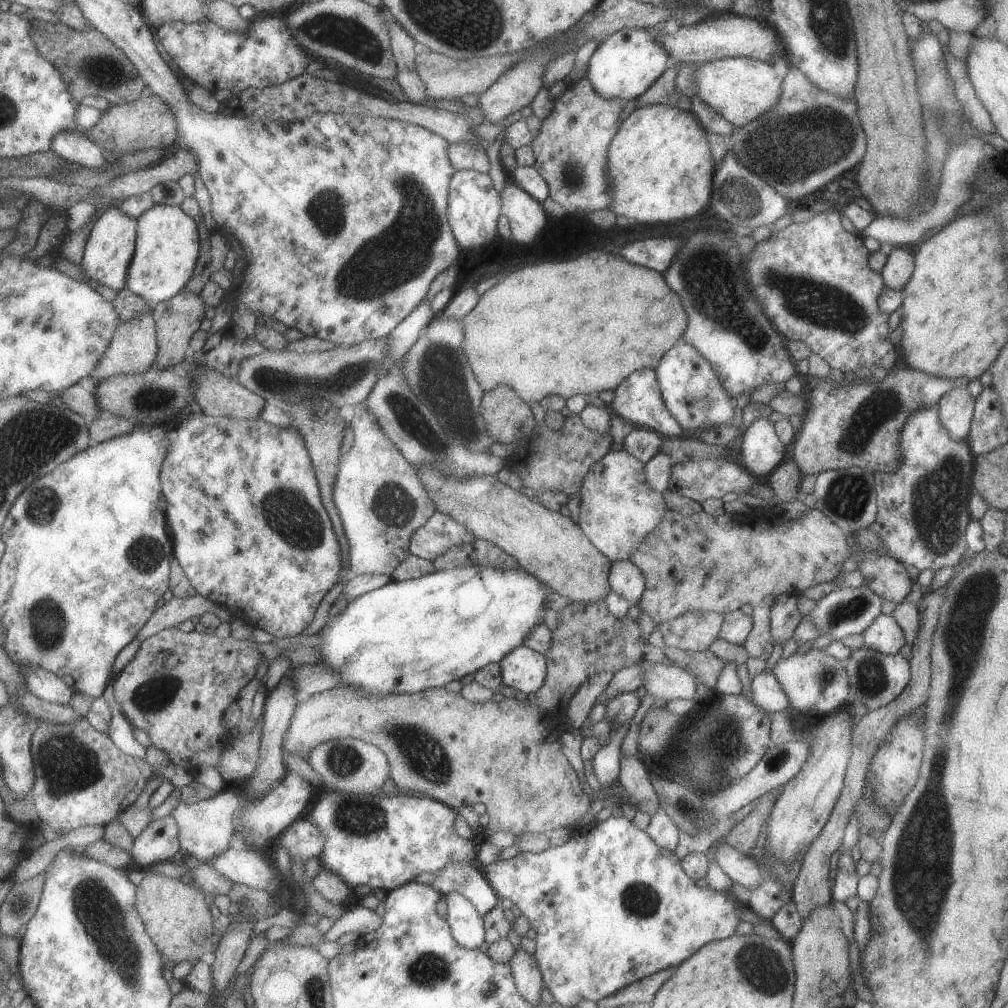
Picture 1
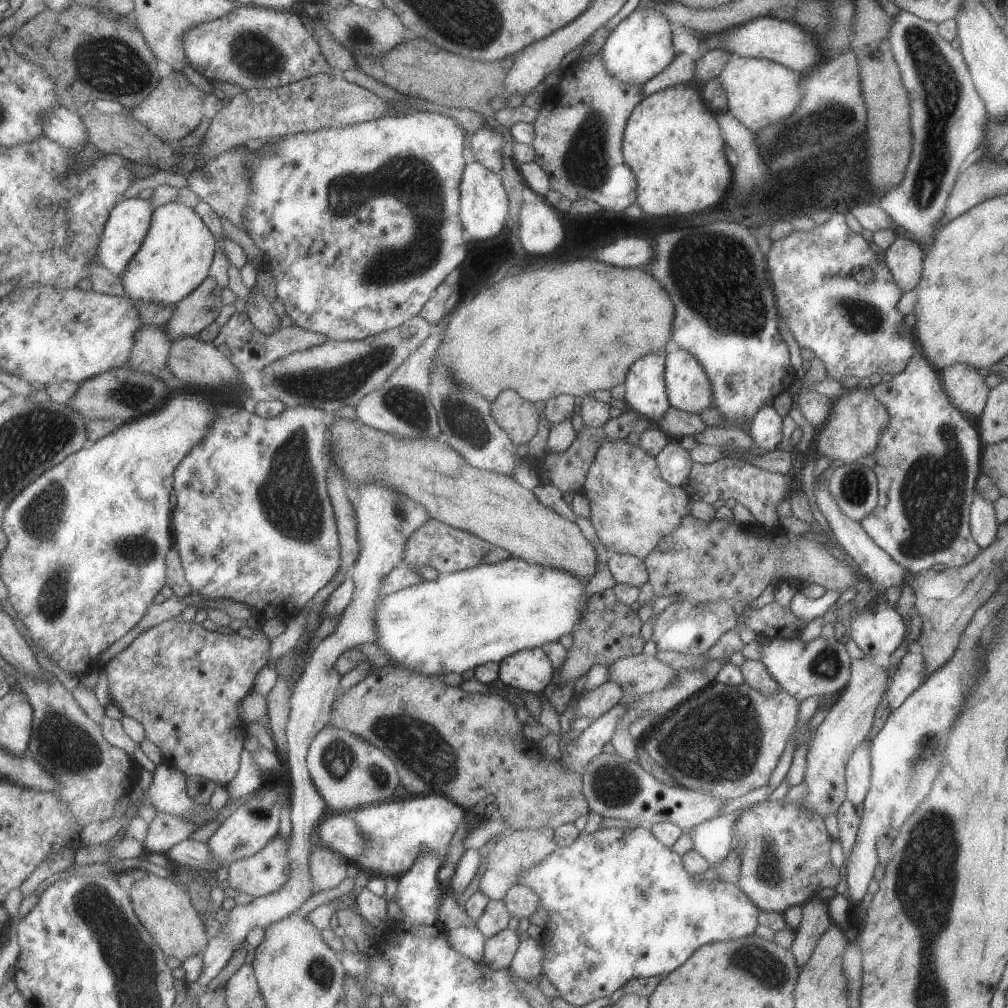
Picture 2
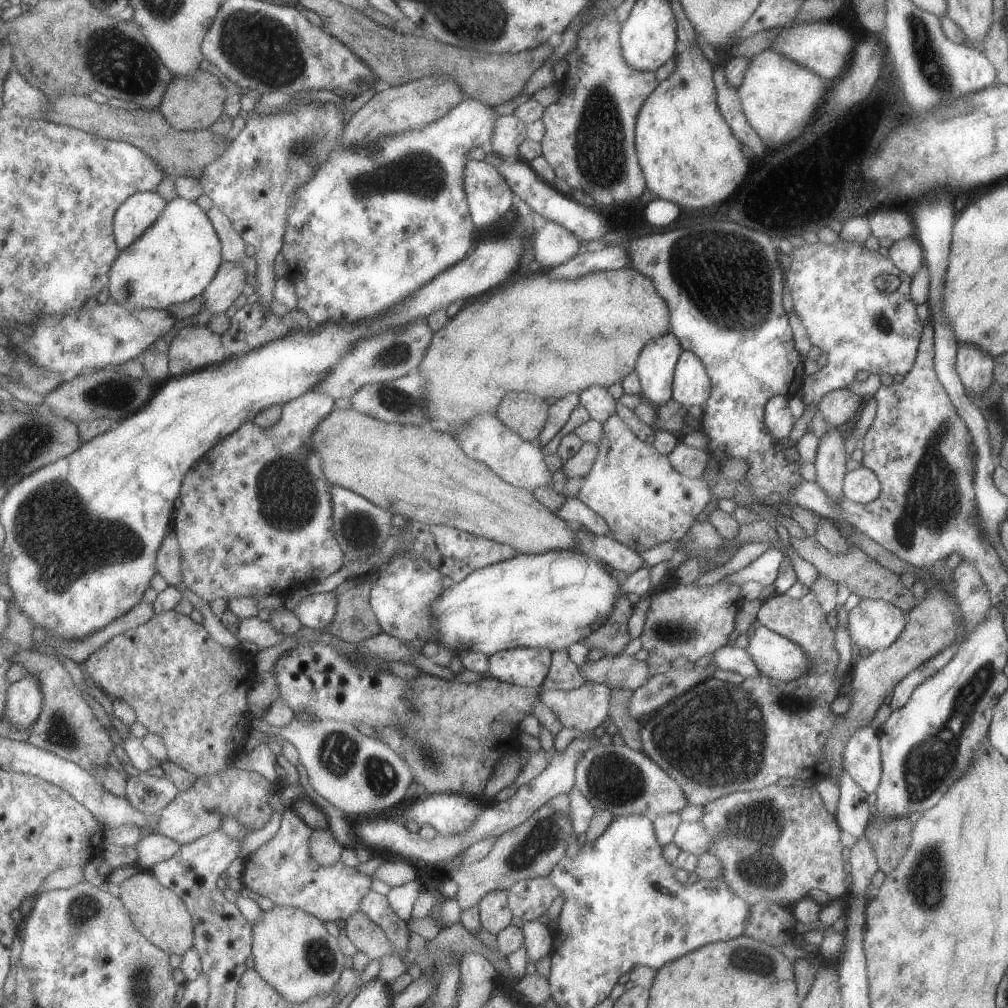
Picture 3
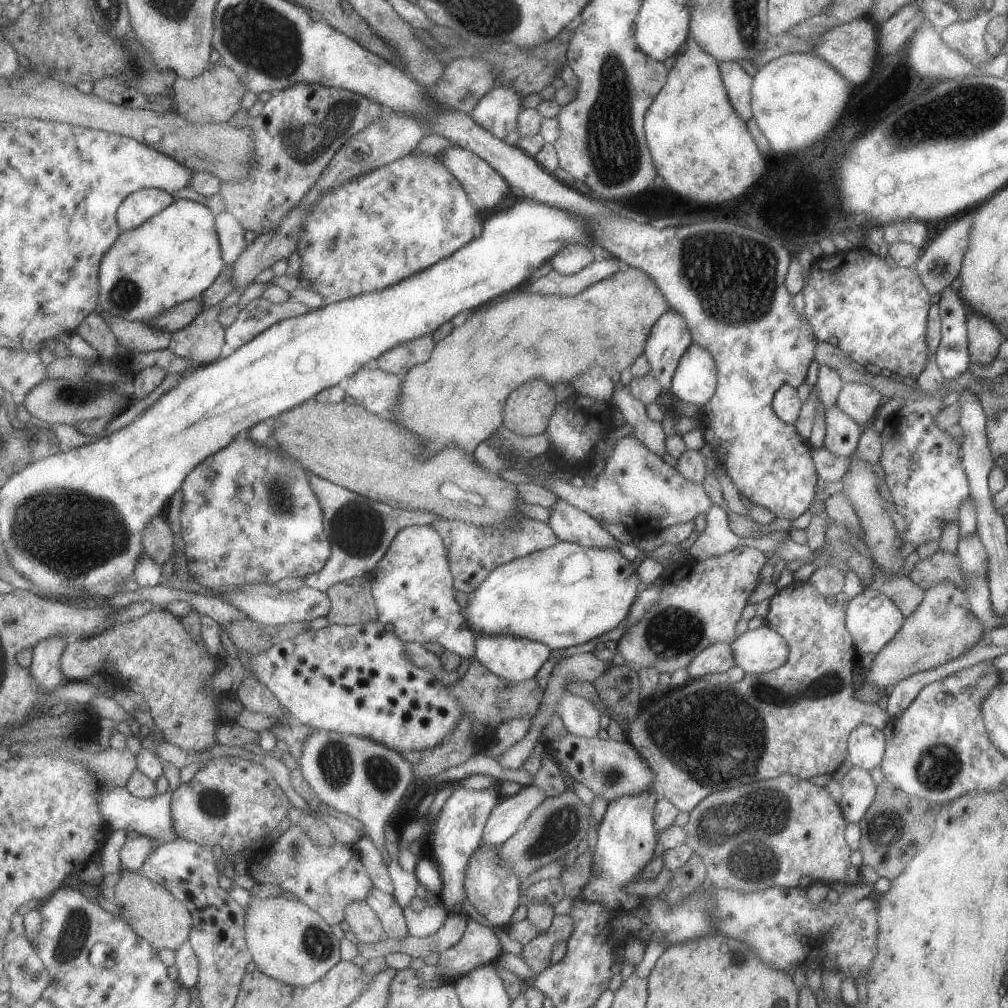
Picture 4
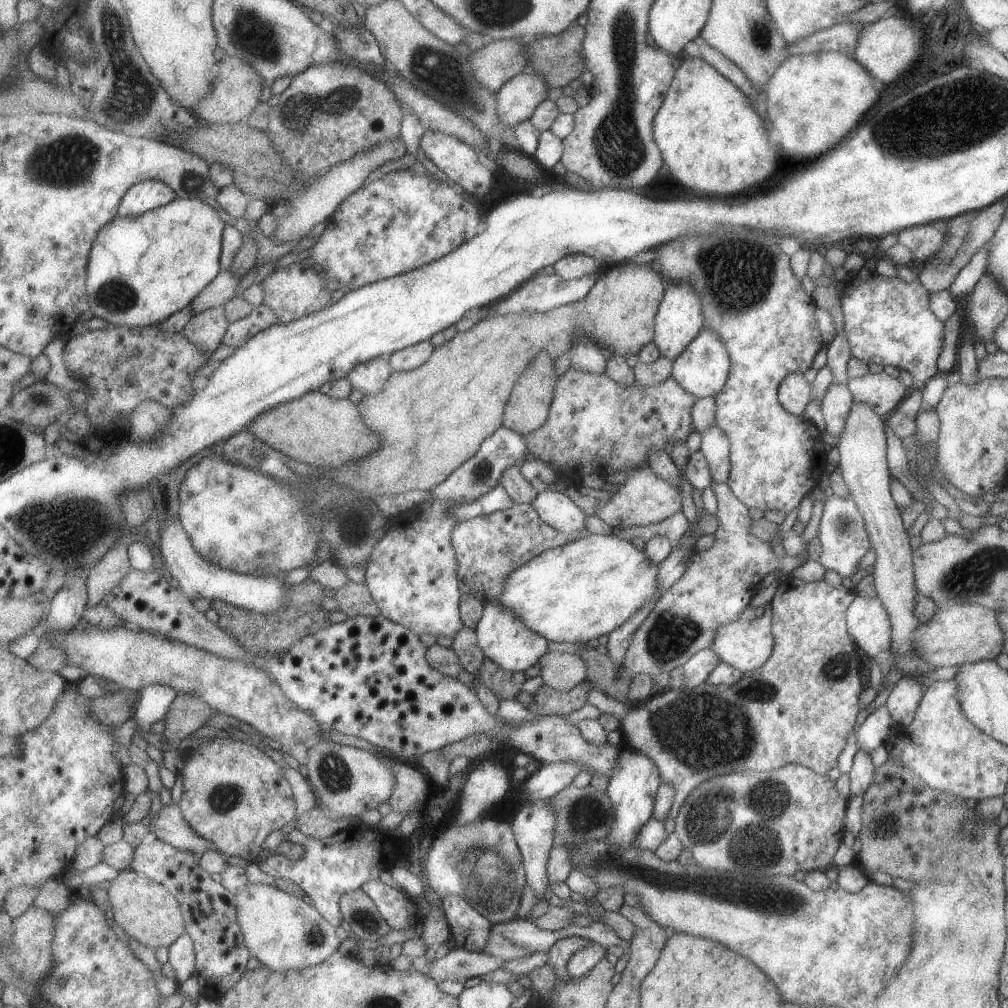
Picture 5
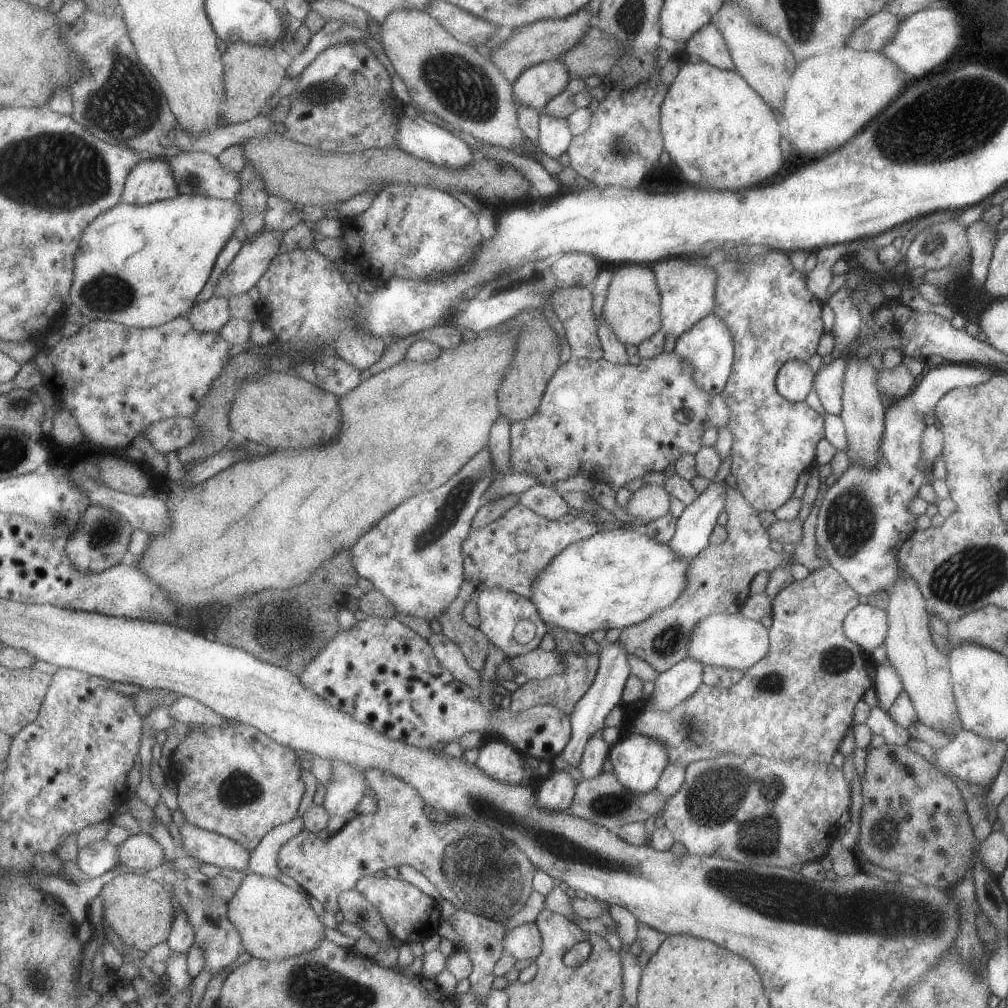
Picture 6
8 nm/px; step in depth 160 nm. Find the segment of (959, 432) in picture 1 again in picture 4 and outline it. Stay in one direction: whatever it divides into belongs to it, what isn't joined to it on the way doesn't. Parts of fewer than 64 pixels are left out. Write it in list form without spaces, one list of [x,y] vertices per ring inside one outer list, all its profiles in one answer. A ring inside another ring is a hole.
[[[966,307],[966,331],[970,360],[976,360],[982,365],[991,362],[996,357],[997,347],[1004,340],[991,319]]]

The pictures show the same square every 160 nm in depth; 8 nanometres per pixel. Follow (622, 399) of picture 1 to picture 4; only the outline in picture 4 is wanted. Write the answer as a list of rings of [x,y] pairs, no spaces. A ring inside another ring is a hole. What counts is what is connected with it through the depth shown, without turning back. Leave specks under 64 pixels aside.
[[[668,308],[653,323],[643,354],[662,392],[669,390],[679,357],[691,343],[690,330],[684,318],[673,309]]]

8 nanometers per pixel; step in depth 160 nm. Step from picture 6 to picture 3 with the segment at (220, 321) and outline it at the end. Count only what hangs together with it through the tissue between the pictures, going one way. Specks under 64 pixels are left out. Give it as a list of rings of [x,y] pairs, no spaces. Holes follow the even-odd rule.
[[[209,323],[186,325],[169,346],[170,369],[178,377],[205,370],[231,357],[222,336],[211,330]]]

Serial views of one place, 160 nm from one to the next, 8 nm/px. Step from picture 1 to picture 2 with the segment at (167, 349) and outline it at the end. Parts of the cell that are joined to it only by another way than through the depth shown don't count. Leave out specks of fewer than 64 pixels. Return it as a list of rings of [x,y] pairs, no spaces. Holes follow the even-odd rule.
[[[207,278],[199,288],[177,304],[173,318],[167,322],[171,342],[179,338],[199,337],[207,326],[215,323],[223,310],[223,288],[215,278]]]

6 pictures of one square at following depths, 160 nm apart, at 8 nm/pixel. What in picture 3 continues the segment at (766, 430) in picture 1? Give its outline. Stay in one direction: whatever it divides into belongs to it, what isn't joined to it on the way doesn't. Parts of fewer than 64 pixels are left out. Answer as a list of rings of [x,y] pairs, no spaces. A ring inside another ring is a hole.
[[[772,396],[764,406],[764,423],[768,433],[771,433],[776,440],[787,442],[787,436],[791,432],[791,426],[795,420],[791,417],[787,400],[789,396]]]

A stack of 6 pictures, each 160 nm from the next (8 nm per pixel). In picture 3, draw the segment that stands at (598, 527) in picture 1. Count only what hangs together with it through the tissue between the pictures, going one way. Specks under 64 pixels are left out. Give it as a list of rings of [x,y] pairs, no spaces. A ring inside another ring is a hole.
[[[616,413],[602,422],[598,453],[575,498],[603,518],[616,541],[638,553],[688,533],[704,506],[718,498],[702,479],[679,474],[666,456],[645,443]]]

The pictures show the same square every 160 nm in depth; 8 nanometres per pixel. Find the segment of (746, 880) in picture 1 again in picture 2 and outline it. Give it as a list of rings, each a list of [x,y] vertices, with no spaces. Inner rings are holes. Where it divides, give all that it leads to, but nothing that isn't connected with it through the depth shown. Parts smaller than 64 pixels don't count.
[[[751,807],[739,808],[723,816],[718,815],[711,820],[699,822],[689,829],[689,836],[693,842],[692,850],[699,852],[711,868],[717,866],[732,851],[733,823],[737,821],[737,816],[747,808]]]

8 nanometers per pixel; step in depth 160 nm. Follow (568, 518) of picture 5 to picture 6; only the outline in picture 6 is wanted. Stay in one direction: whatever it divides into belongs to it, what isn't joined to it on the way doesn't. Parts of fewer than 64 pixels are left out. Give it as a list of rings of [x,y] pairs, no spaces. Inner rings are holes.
[[[537,483],[520,492],[518,502],[535,511],[535,514],[551,520],[561,518],[569,508],[559,492]]]

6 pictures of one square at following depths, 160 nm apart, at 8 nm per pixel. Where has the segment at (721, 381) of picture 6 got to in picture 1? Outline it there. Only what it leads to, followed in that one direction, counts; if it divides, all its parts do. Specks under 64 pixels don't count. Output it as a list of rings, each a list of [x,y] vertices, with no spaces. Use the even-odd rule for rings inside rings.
[[[681,340],[667,349],[654,368],[661,398],[667,410],[681,426],[693,436],[697,429],[718,424],[731,424],[734,400],[721,386],[711,365],[693,346]]]

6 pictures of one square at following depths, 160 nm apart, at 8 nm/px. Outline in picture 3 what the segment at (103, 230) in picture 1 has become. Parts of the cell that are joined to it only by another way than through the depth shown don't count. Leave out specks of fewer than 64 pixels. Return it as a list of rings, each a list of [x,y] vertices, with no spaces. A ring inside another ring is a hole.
[[[154,191],[135,193],[119,208],[114,220],[114,233],[122,251],[139,240],[159,220],[169,203]]]

